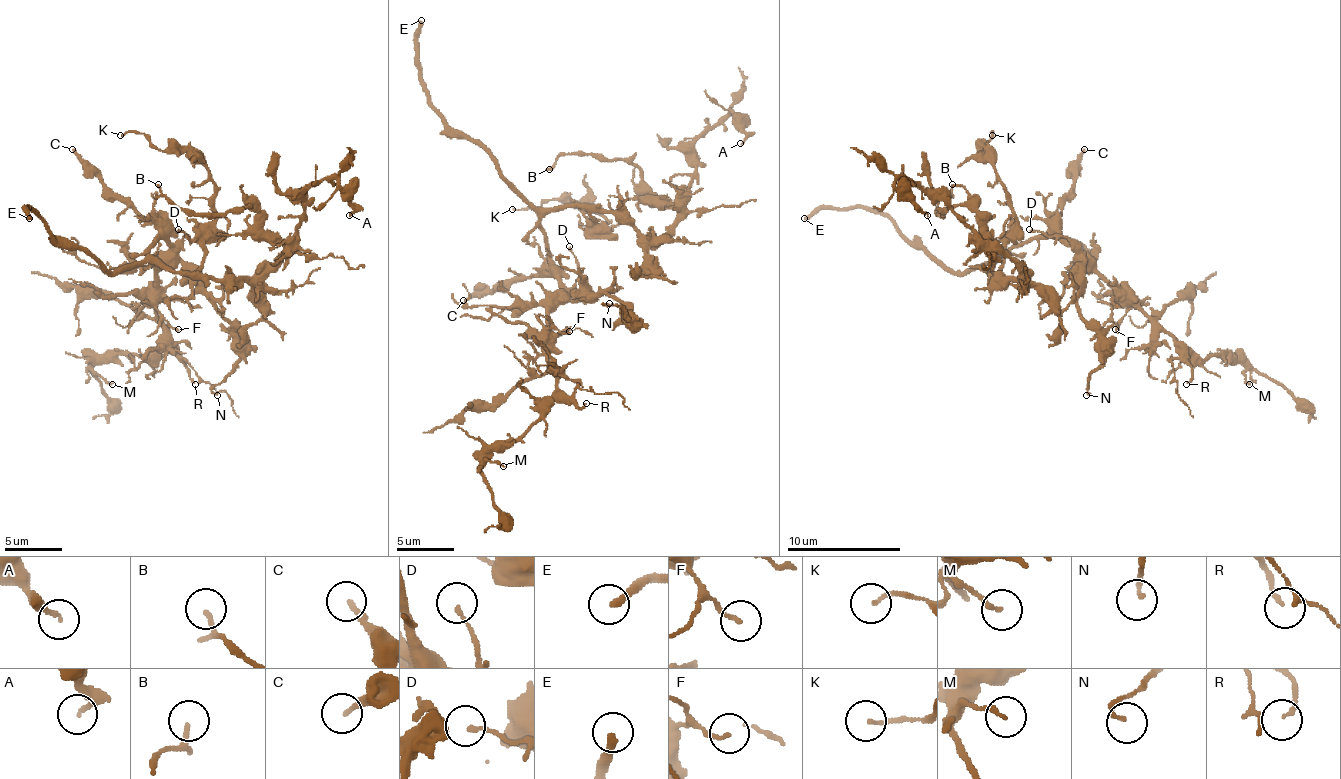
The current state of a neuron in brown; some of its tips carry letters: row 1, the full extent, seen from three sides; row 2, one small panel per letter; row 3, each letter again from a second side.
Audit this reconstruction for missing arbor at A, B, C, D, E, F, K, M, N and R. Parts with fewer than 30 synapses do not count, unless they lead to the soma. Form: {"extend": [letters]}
{"extend": ["E"]}

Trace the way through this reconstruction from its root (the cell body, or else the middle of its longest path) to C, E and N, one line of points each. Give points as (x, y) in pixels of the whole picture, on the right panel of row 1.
C: (1024, 241), (1041, 238), (1058, 221), (1061, 198), (1072, 187), (1072, 164), (1084, 149)
E: (1024, 241), (984, 264), (952, 272), (927, 249), (918, 249), (878, 212), (847, 207), (812, 209), (804, 218)
N: (1024, 241), (1055, 238), (1075, 252), (1078, 315), (1098, 335), (1098, 358), (1101, 361), (1089, 375), (1086, 395)

